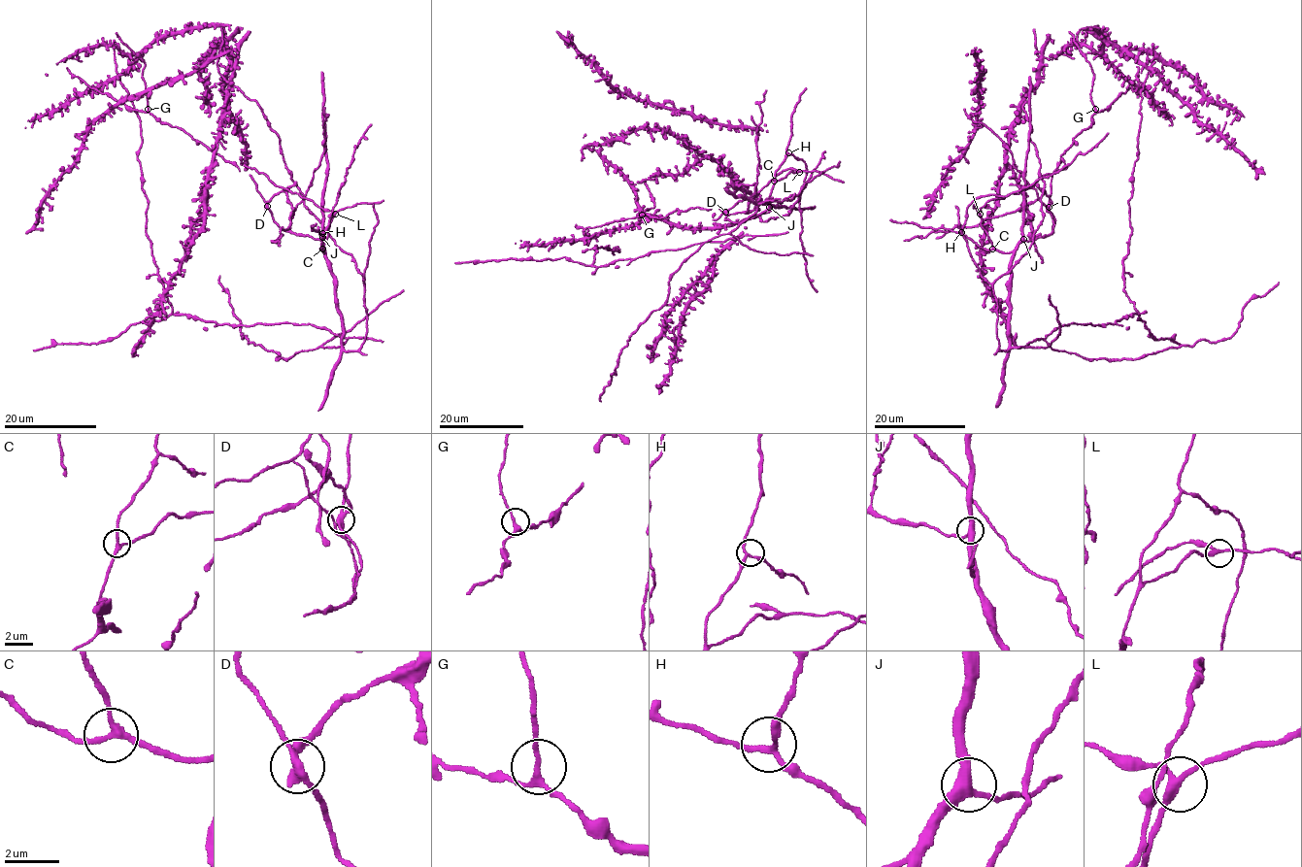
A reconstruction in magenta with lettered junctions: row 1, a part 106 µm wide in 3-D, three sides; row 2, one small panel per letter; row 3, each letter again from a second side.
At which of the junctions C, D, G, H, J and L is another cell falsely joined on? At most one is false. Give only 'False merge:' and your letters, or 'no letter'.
False merge: D

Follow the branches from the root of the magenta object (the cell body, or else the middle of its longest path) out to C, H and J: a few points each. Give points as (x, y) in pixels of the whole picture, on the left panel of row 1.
C: (303, 198), (333, 213), (322, 249)
H: (303, 198), (333, 213), (320, 250), (322, 233)
J: (303, 198), (333, 213), (323, 252), (322, 237)

